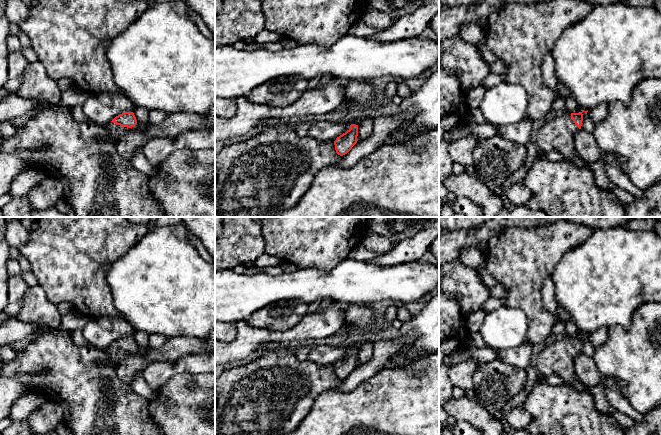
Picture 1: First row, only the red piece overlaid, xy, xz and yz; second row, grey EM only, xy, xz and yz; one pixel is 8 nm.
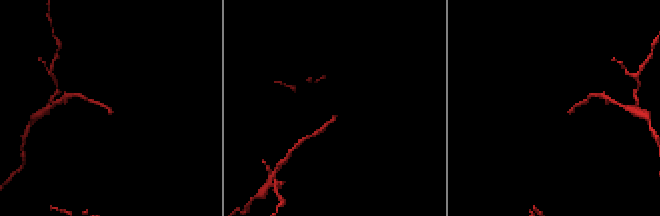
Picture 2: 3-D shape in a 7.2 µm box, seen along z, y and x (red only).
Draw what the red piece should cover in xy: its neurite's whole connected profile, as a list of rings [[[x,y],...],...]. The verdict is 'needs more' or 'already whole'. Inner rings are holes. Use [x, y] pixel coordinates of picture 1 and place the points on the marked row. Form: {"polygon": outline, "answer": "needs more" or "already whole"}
{"polygon": [[[125,112],[116,116],[111,122],[106,125],[107,130],[111,135],[118,140],[129,132],[137,132],[145,134],[148,124],[138,124],[133,112]]], "answer": "needs more"}

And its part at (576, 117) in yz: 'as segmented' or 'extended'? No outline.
extended

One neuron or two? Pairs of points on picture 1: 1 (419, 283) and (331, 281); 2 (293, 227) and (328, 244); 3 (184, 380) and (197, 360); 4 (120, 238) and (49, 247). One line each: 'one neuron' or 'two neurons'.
1: one neuron
2: one neuron
3: two neurons
4: one neuron

